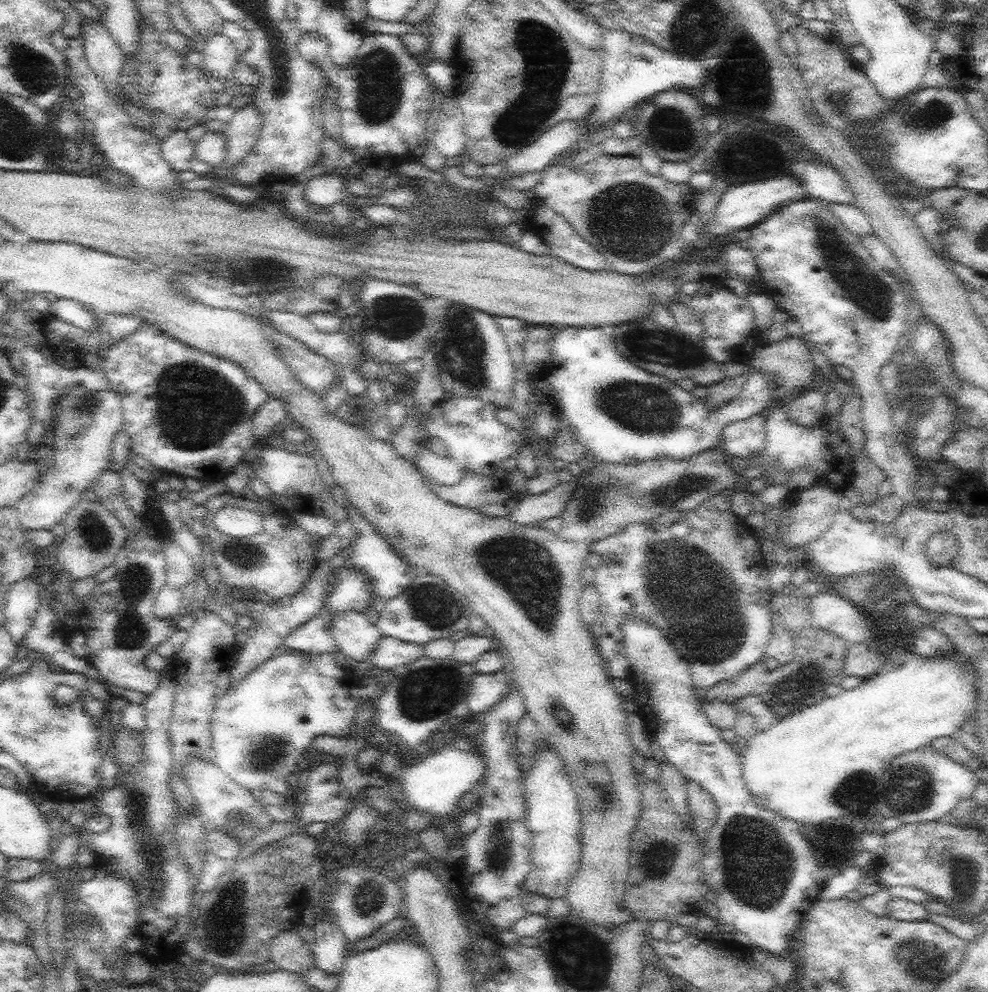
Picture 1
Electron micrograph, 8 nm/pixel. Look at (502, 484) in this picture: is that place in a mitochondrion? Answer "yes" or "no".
no

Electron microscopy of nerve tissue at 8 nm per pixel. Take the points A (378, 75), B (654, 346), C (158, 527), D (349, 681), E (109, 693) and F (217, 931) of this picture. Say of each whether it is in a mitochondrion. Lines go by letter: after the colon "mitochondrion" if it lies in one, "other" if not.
A: mitochondrion
B: mitochondrion
C: other
D: other
E: other
F: mitochondrion

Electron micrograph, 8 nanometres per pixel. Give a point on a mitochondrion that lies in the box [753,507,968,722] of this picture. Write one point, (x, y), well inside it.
(879, 596)

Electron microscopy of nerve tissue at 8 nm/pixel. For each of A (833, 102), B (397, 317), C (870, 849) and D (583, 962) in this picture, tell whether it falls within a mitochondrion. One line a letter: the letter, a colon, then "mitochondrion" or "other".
A: mitochondrion
B: mitochondrion
C: other
D: mitochondrion

